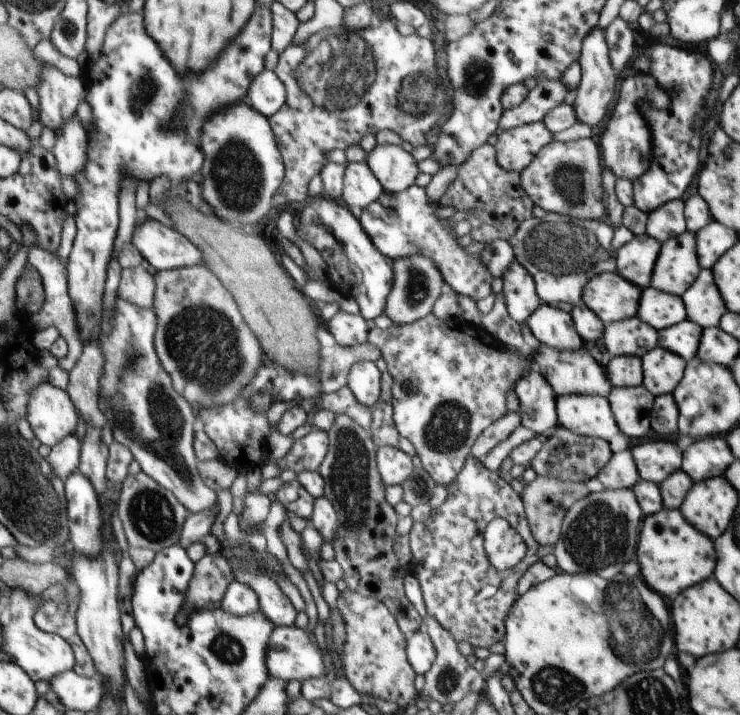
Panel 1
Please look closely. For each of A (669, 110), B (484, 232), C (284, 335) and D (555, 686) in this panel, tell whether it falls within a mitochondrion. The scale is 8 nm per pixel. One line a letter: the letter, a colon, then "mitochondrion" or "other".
A: other
B: other
C: other
D: mitochondrion

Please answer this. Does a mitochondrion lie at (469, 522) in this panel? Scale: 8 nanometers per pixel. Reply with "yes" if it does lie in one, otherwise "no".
no

